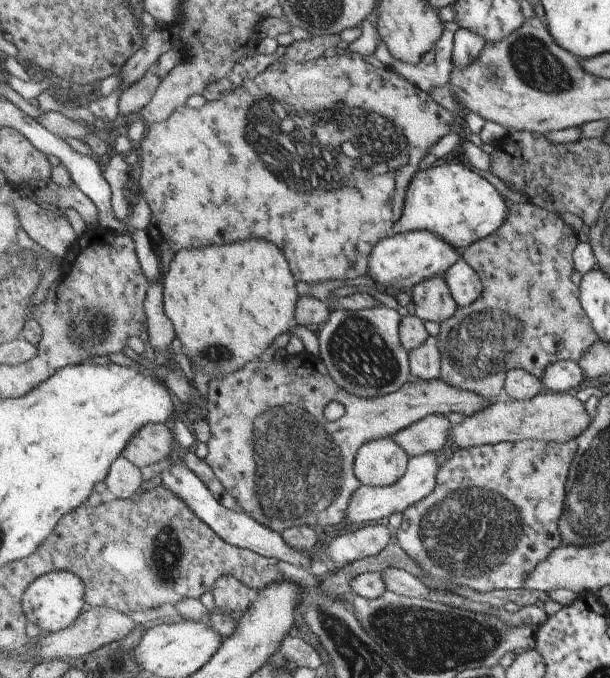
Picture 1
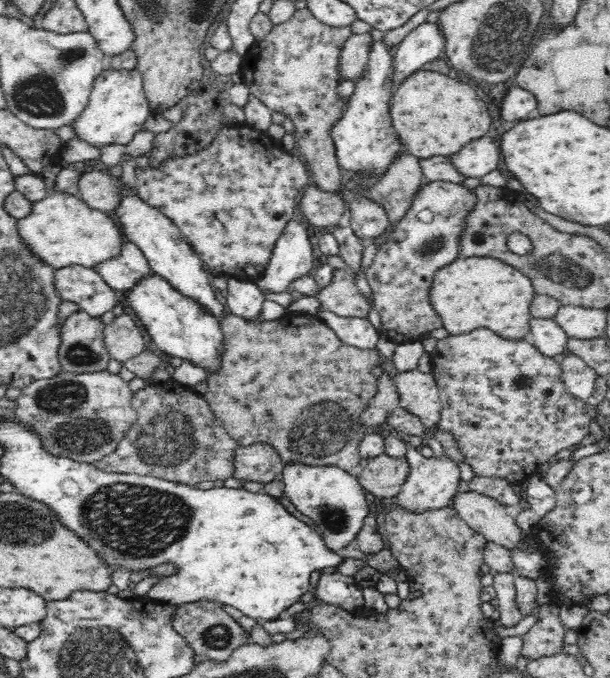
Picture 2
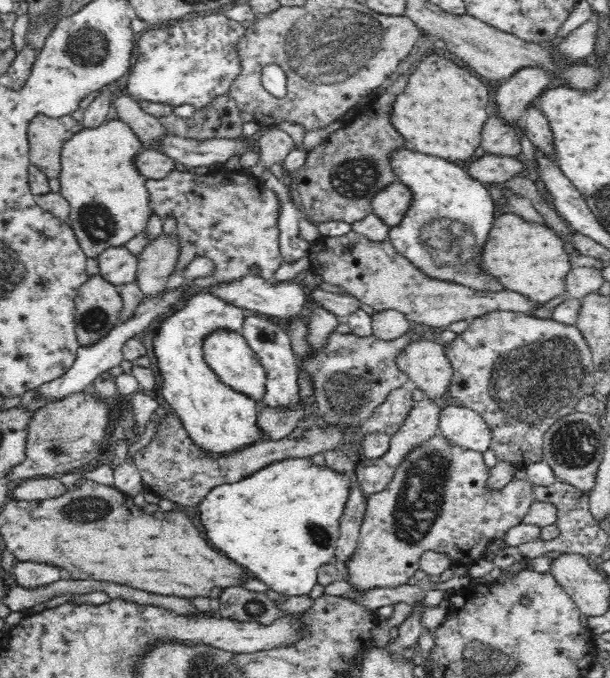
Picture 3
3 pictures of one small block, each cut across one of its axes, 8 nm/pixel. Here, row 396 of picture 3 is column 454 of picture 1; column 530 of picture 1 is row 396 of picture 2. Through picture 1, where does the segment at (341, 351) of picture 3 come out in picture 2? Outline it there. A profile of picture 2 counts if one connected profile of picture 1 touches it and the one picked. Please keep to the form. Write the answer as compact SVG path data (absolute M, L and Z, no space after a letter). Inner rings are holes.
M286 311L283 316L275 318L274 320L267 320L258 322L258 324L250 324L240 316L230 314L220 321L220 329L223 333L224 352L222 352L222 366L216 374L209 375L206 378L207 391L204 394L204 399L210 407L212 412L212 419L218 422L219 426L227 432L240 447L254 444L258 441L266 441L276 447L276 451L280 455L284 464L292 461L302 461L302 463L334 466L350 471L354 466L360 465L361 456L359 455L359 444L364 436L368 434L382 434L390 432L386 425L364 425L360 420L364 410L368 408L370 398L376 392L376 378L374 378L374 368L380 362L378 349L366 350L349 346L342 342L342 340L334 333L326 323L324 323L318 316L310 316L310 314L298 314L298 312Z

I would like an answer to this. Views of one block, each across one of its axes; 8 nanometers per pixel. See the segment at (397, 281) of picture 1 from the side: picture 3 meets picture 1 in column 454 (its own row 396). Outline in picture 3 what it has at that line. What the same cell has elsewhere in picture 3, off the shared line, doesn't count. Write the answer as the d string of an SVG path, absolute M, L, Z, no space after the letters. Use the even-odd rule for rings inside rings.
M219 331L211 335L205 340L203 355L209 367L218 375L220 382L254 400L259 407L262 406L266 394L266 375L263 366L255 358L240 332Z

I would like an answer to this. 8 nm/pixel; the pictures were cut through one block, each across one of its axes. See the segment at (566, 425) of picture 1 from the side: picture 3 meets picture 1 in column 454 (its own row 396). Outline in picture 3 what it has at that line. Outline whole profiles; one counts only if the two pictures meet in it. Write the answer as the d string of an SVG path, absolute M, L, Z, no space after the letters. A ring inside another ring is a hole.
M414 338L398 353L396 364L409 376L410 386L422 390L426 397L439 398L447 392L453 368L440 344Z

